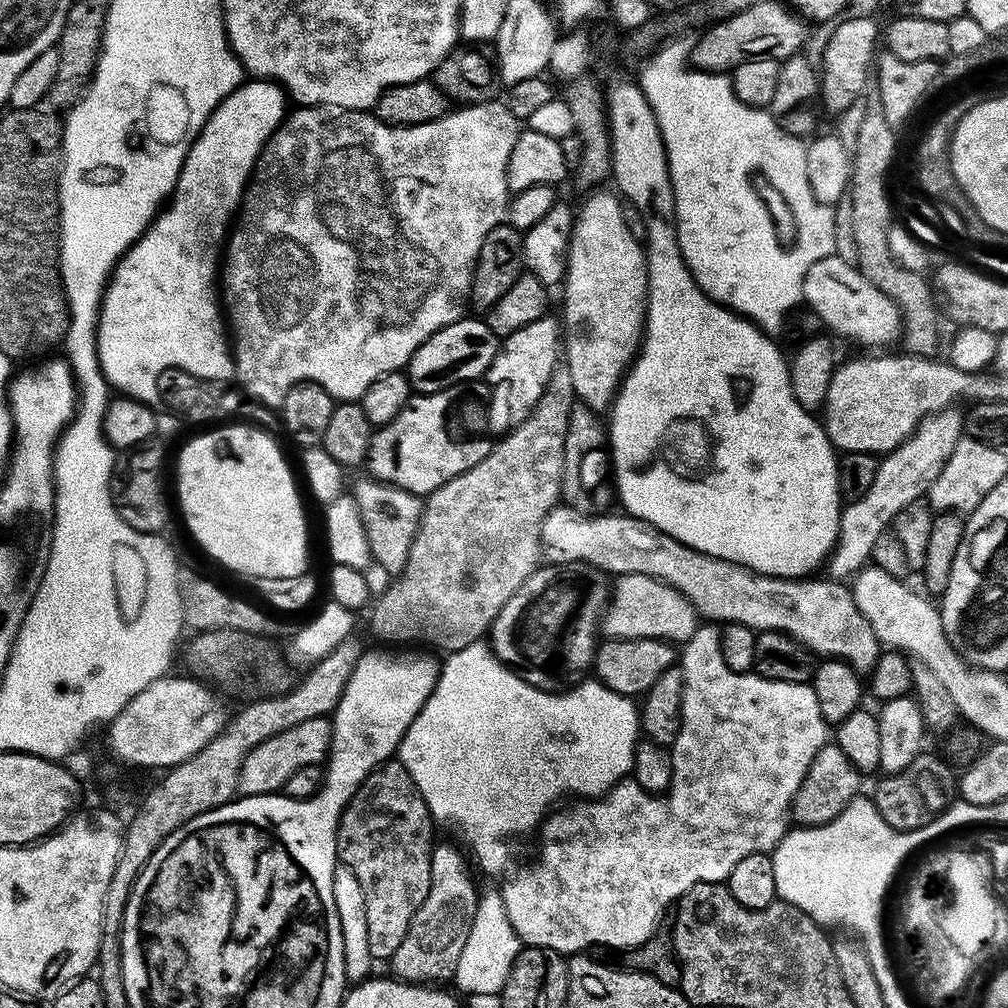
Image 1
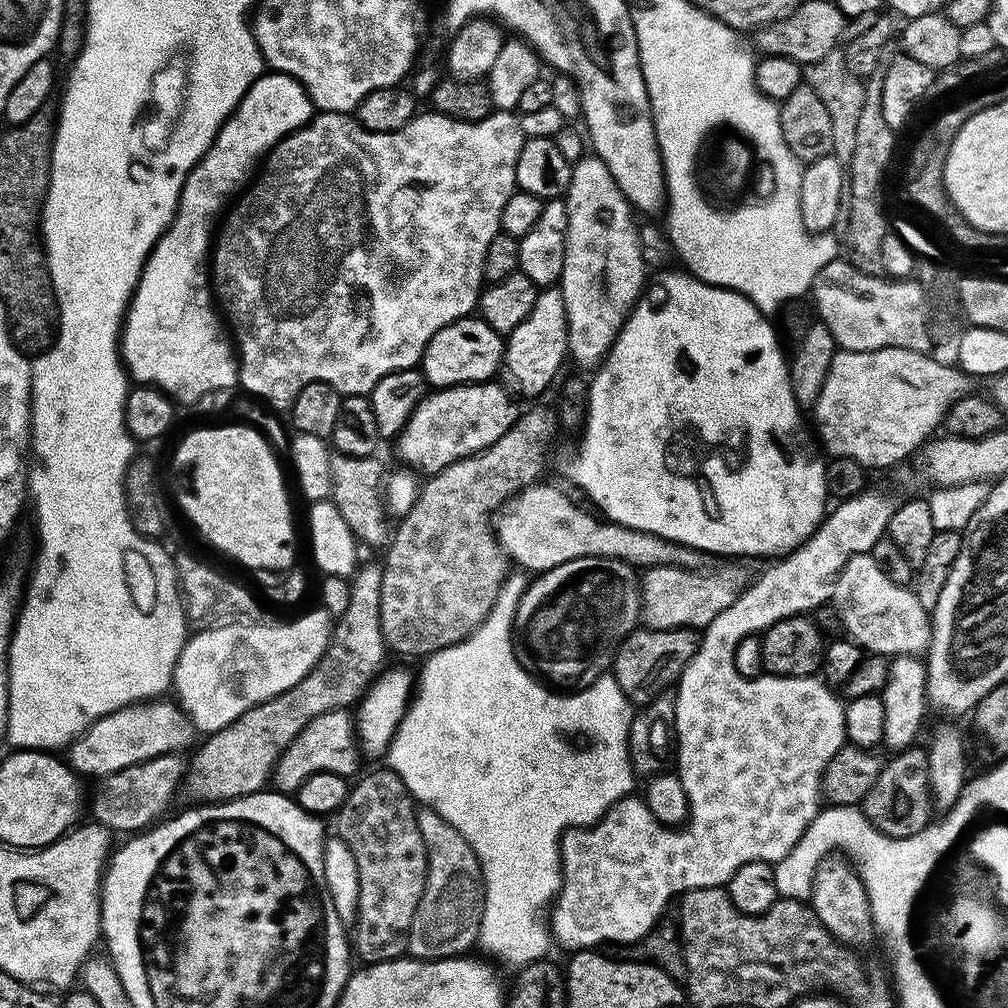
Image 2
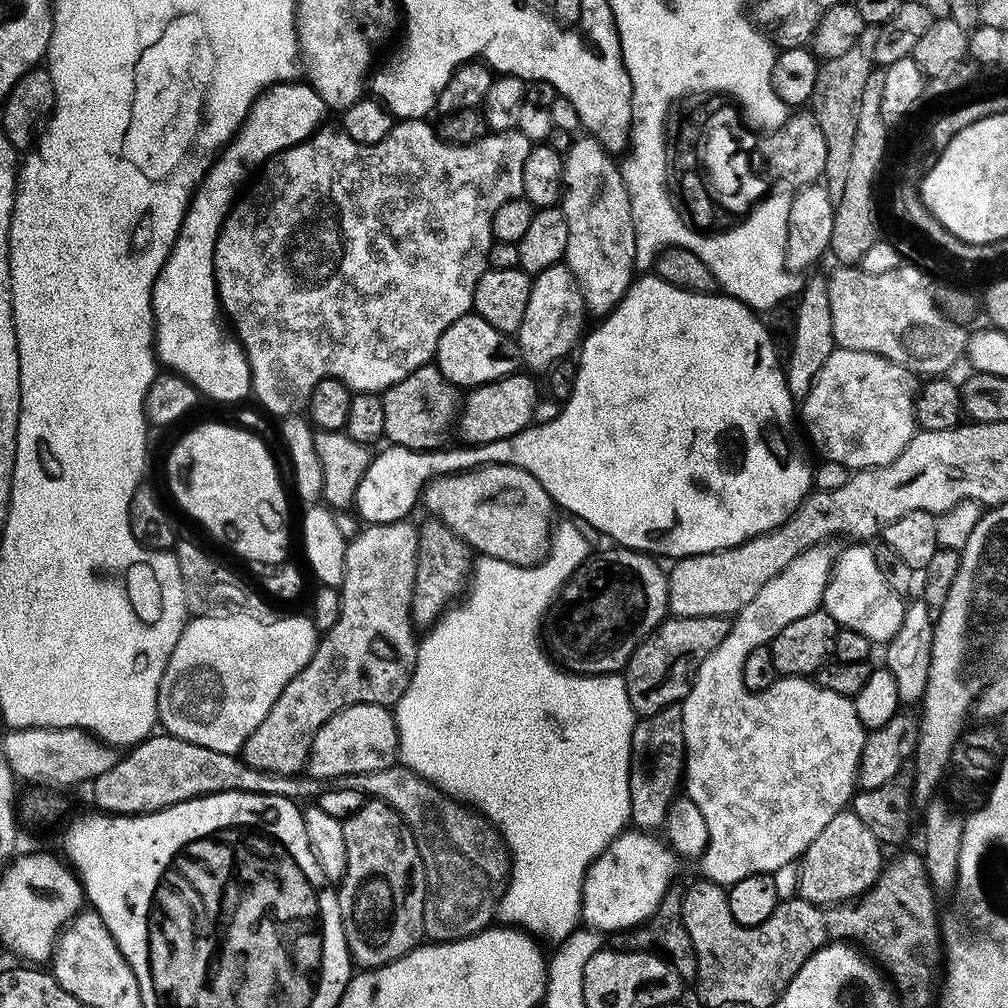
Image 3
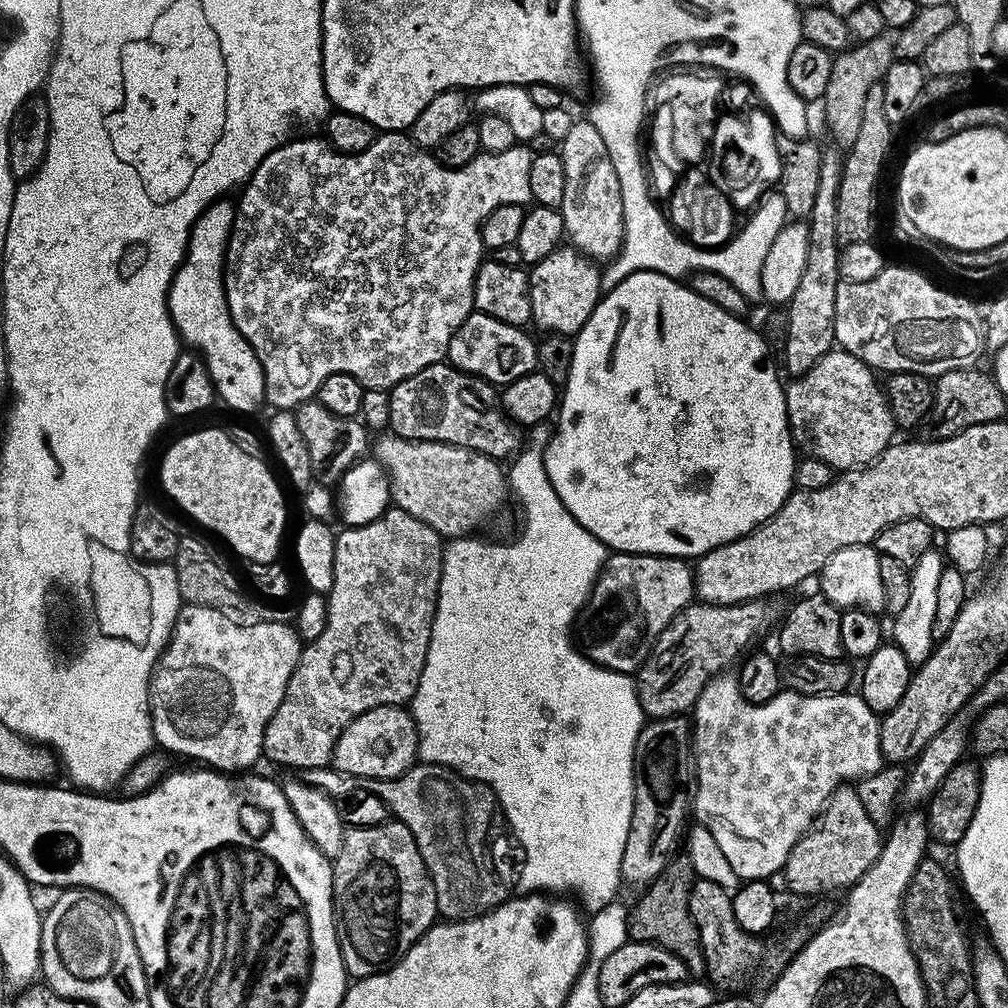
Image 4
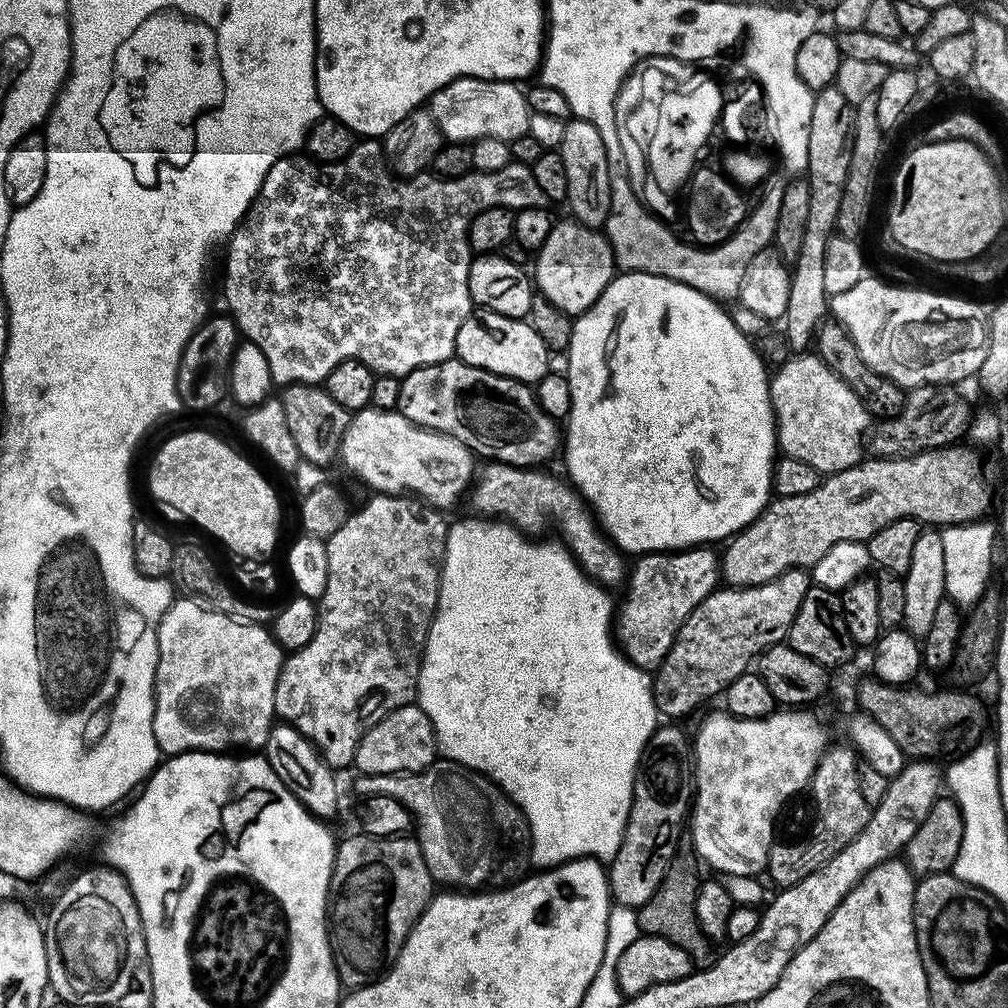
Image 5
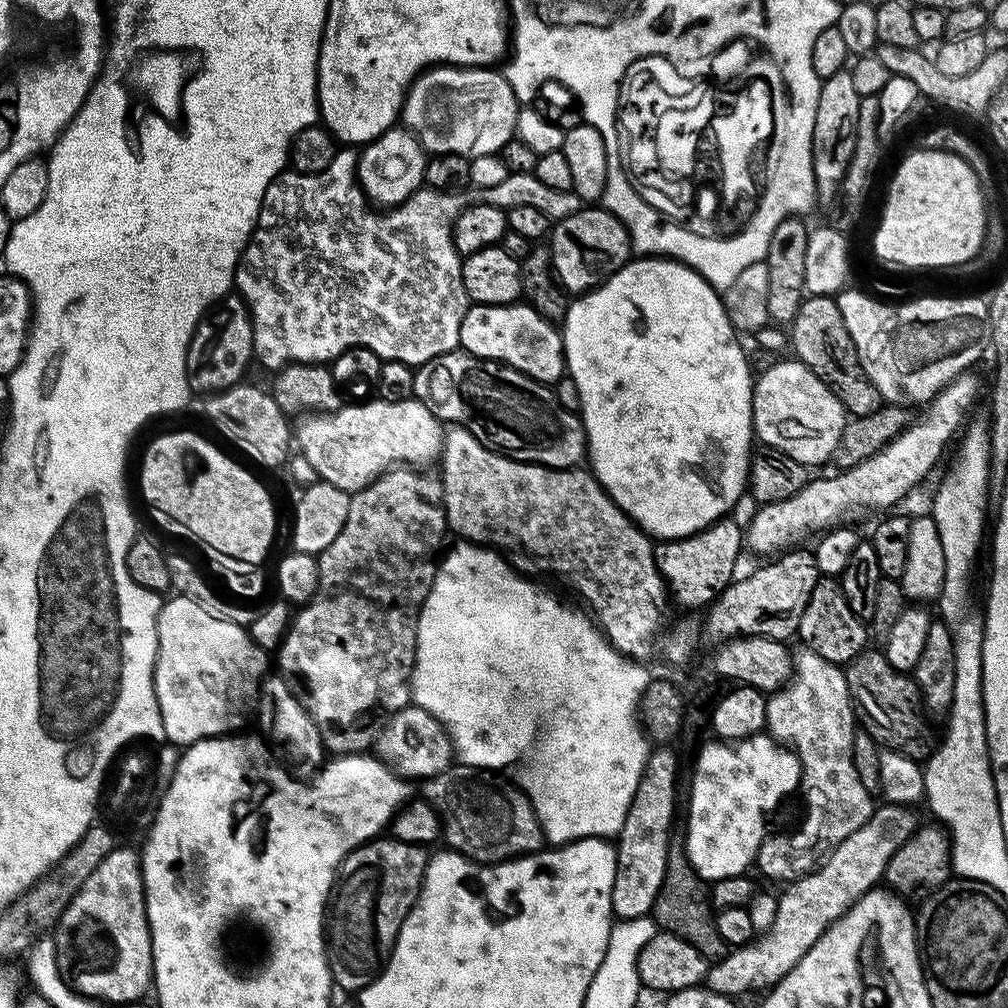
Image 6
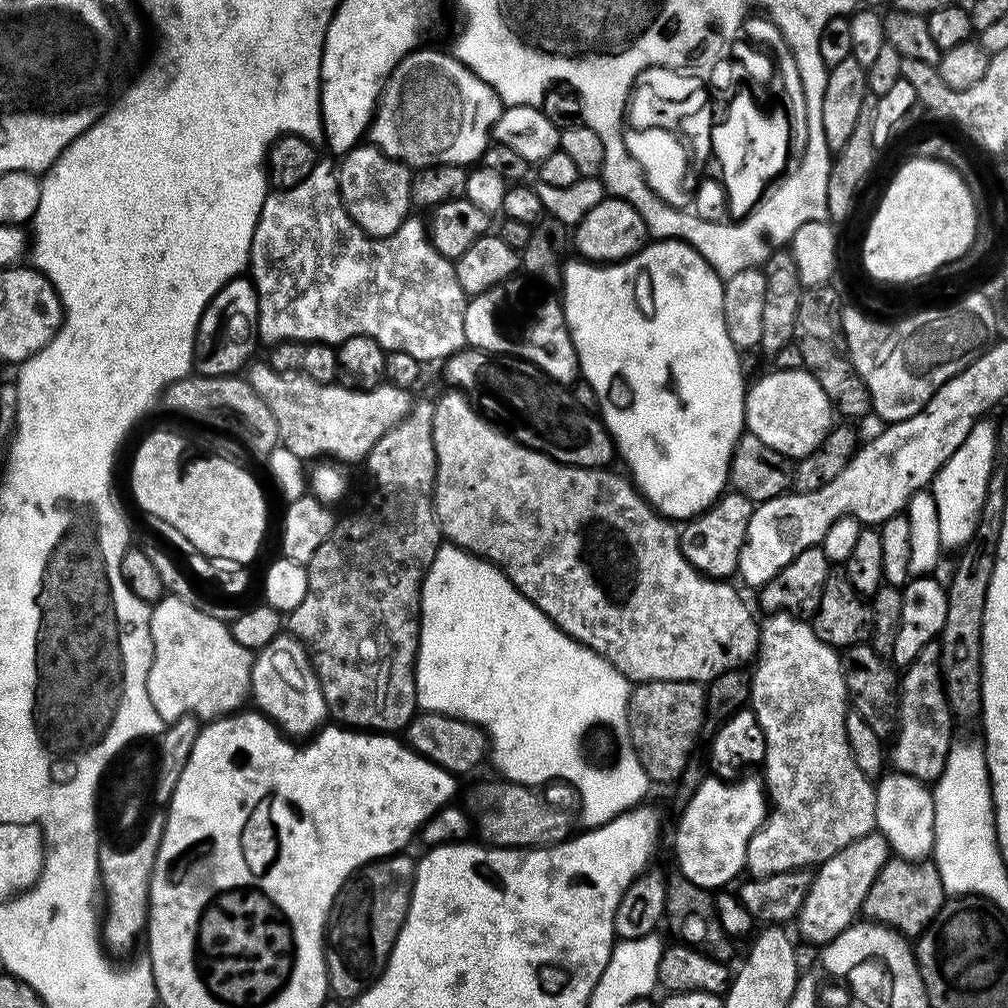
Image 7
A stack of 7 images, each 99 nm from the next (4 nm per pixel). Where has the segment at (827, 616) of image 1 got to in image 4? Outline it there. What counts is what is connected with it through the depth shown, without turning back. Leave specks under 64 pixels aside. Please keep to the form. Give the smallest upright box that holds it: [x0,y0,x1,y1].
[374,434,510,538]

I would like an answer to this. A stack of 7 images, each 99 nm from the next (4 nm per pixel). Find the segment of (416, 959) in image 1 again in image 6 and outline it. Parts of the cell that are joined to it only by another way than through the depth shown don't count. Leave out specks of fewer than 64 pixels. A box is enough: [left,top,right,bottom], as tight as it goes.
[423,763,545,864]

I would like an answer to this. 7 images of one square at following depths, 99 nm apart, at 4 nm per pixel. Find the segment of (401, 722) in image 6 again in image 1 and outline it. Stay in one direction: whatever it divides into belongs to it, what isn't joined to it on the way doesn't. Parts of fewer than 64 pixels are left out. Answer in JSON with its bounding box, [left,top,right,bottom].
[239,716,332,796]

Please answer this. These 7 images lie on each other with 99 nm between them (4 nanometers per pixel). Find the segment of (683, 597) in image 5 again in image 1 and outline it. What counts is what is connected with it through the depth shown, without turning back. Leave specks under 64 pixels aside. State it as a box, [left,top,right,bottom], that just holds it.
[490,560,609,692]

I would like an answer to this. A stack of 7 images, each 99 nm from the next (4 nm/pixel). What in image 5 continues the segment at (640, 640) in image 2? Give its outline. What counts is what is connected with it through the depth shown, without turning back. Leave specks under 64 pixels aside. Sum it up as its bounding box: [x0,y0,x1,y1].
[652,568,810,718]

